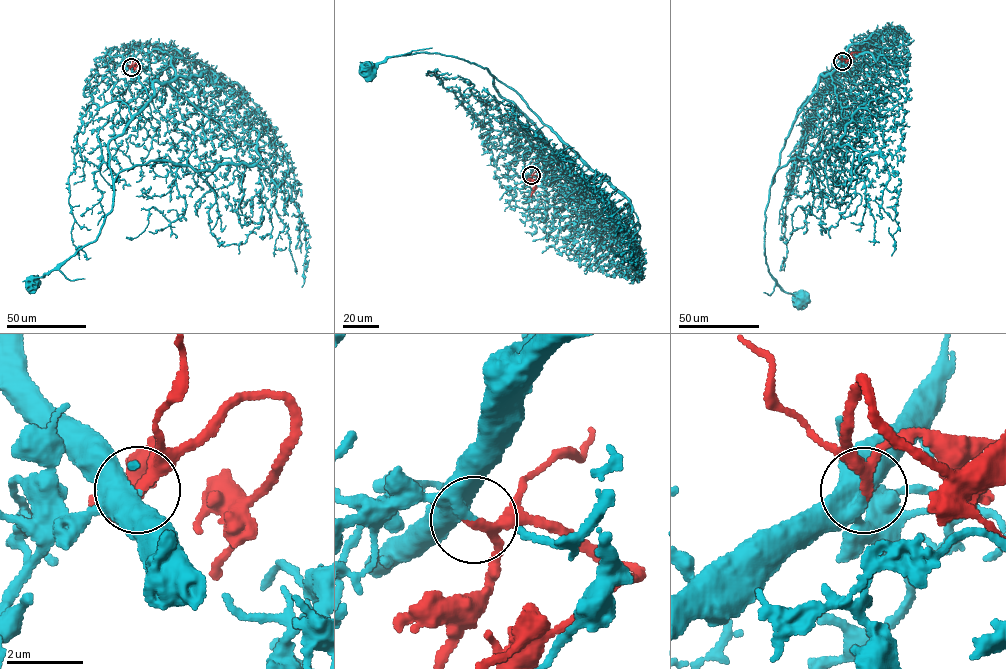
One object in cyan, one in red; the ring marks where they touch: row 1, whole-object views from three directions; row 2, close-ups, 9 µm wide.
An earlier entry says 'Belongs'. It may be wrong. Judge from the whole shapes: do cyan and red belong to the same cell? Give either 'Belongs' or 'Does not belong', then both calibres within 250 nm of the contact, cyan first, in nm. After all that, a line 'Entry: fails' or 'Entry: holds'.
Belongs. Thickness 240 nm (cyan) against 240 nm
Entry: holds

